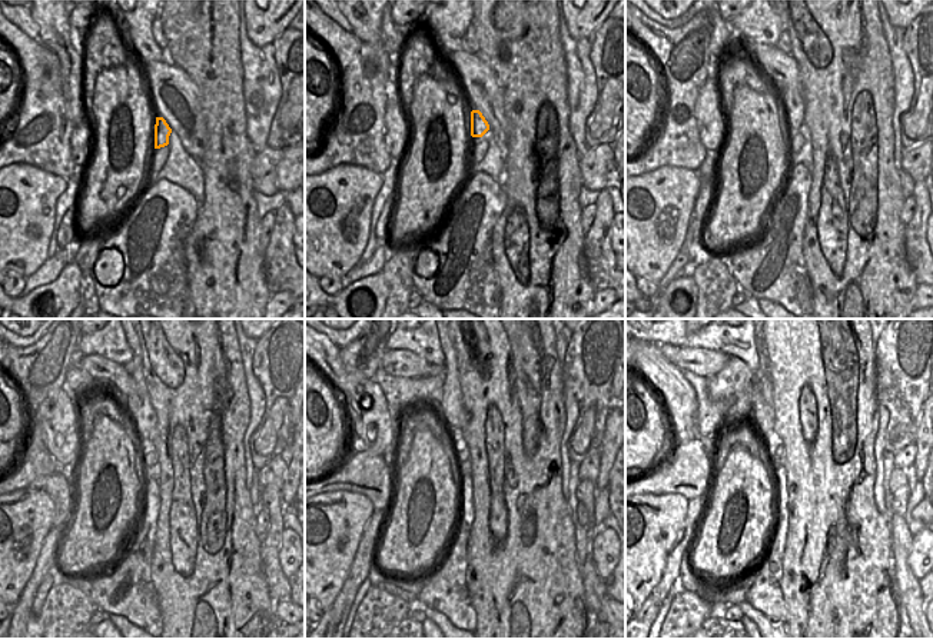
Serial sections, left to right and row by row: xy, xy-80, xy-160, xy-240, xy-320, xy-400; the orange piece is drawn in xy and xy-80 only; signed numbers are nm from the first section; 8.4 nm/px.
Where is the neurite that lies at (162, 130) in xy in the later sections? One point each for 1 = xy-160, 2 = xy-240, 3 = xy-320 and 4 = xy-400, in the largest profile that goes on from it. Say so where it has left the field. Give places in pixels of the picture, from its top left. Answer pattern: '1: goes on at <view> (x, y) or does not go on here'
1: goes on at xy-160 (793, 102)
2: goes on at xy-240 (138, 405)
3: goes on at xy-320 (451, 408)
4: goes on at xy-400 (766, 385)

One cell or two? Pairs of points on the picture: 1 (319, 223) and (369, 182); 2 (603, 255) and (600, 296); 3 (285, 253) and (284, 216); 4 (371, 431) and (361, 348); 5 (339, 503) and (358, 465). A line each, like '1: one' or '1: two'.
1: one
2: two
3: one
4: two
5: two

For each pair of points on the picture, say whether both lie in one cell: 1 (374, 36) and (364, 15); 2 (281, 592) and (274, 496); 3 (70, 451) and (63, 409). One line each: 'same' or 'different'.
1: same
2: same
3: same

